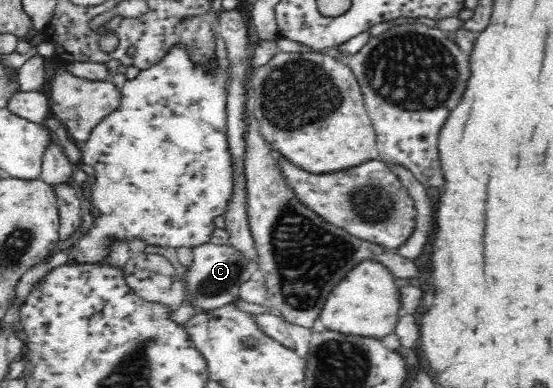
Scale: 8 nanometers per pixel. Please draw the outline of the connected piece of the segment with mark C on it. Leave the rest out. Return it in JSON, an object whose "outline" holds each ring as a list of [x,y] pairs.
{"outline":[[[208,242],[197,246],[193,248],[193,262],[183,270],[185,304],[205,311],[234,303],[238,299],[239,286],[250,280],[257,270],[257,261],[246,260],[228,244],[219,245]]]}

